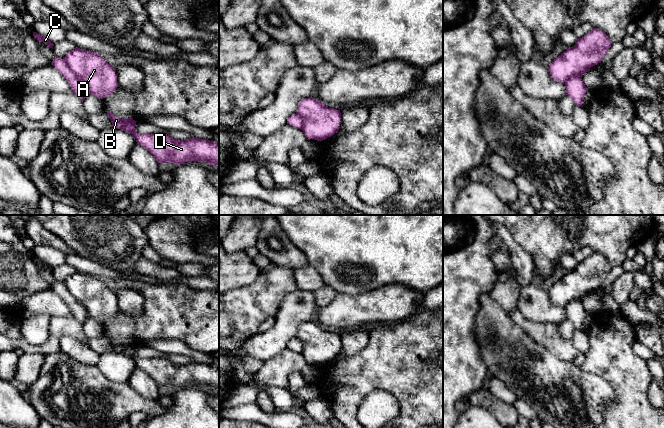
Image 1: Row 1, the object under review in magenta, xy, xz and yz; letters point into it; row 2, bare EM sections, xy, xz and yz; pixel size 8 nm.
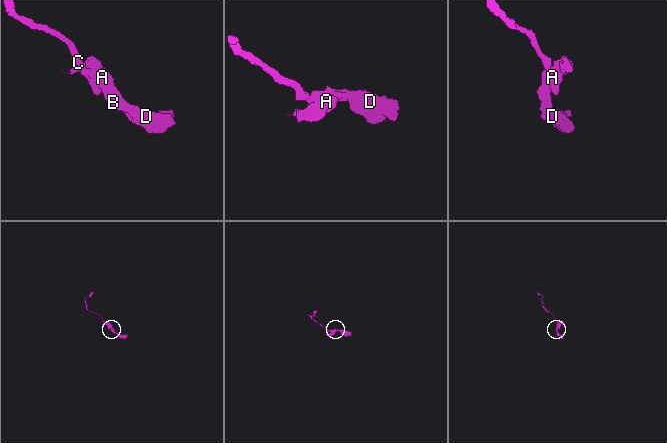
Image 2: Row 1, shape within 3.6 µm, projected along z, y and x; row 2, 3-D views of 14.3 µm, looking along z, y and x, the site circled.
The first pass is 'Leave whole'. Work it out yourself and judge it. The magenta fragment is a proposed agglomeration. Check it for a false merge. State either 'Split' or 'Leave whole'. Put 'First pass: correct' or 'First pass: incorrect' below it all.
Split
First pass: incorrect

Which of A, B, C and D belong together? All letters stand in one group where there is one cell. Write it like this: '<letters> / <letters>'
A B D / C

